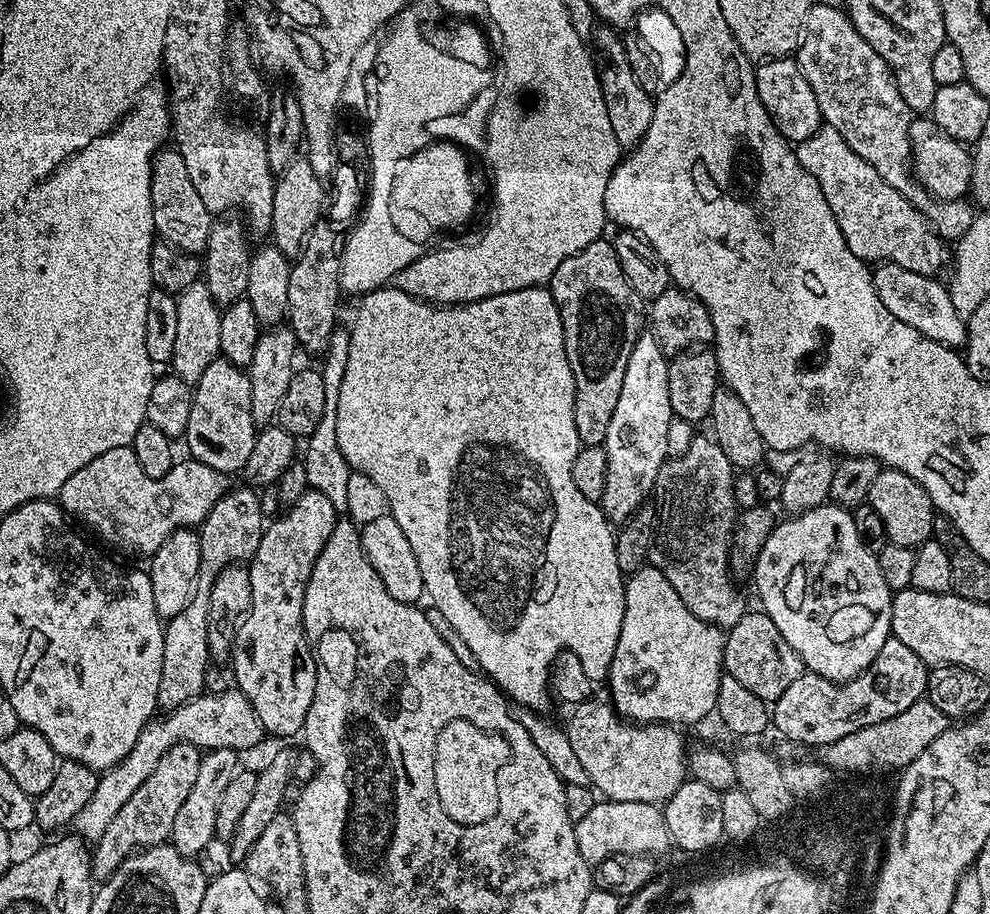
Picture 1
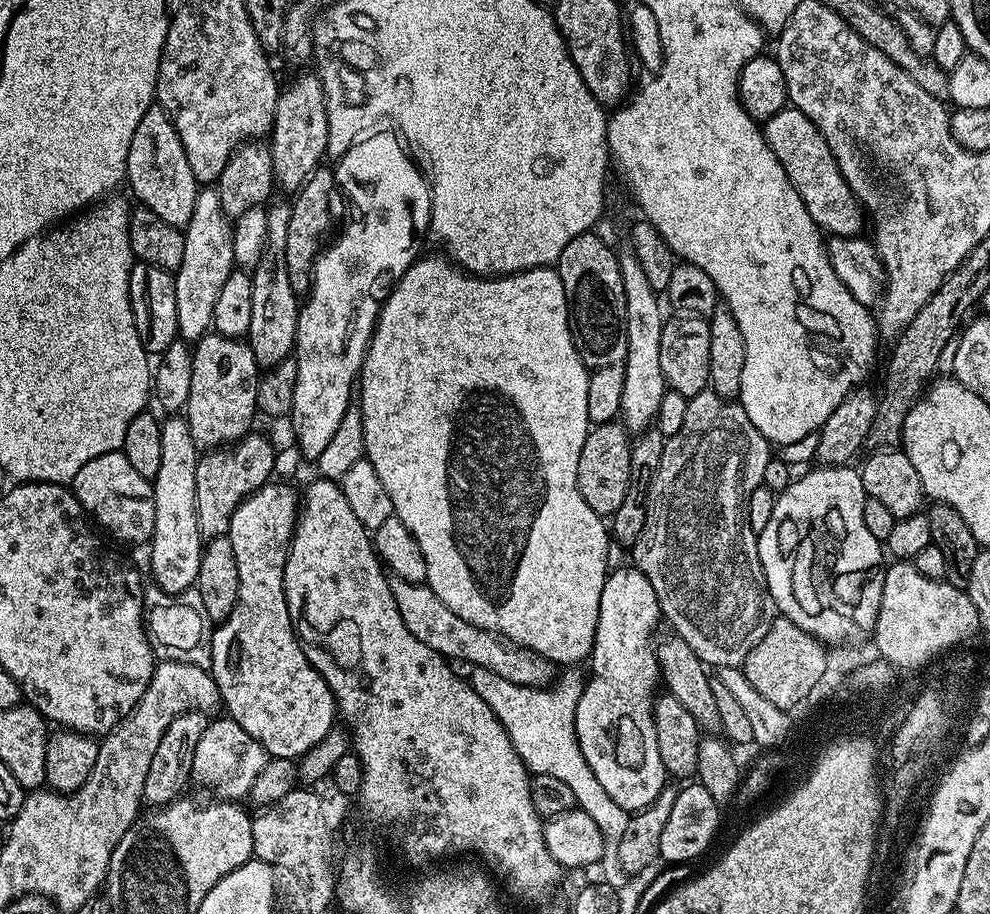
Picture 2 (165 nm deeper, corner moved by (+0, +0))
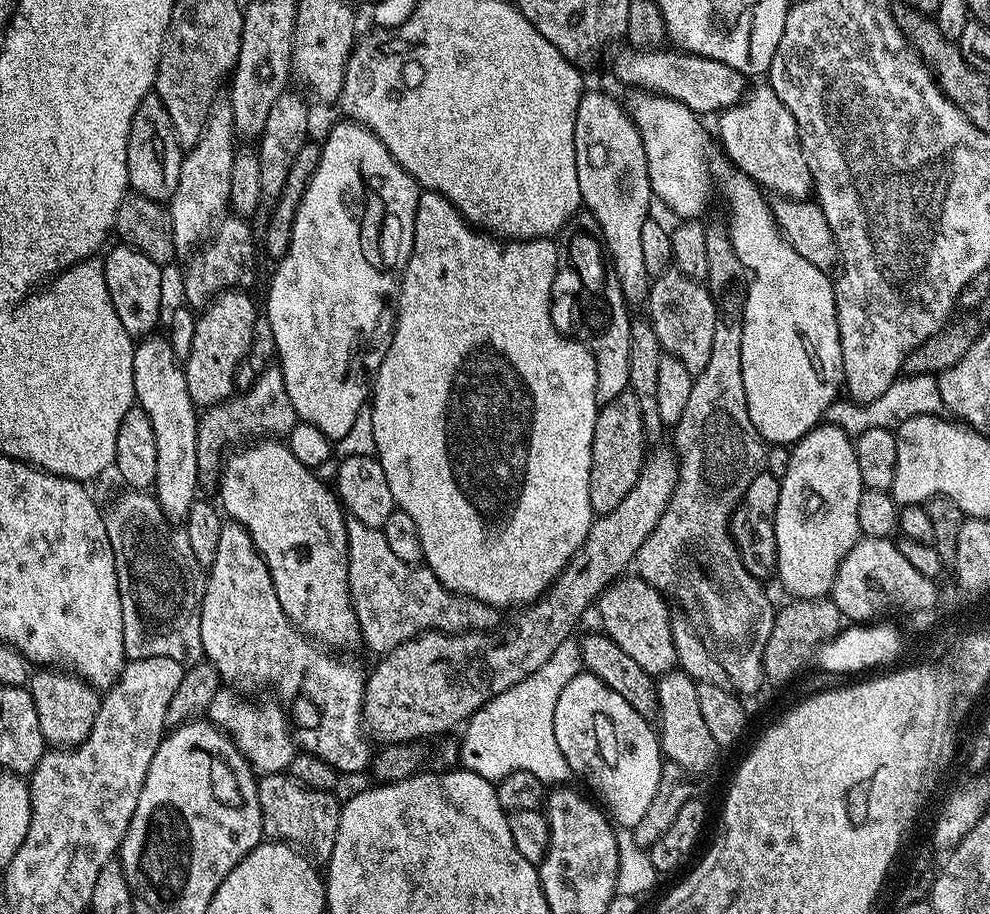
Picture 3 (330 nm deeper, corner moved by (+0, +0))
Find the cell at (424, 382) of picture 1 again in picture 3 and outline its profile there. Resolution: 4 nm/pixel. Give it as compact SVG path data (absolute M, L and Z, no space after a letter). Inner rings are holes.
M421 191L418 198L418 210L414 214L414 242L408 264L404 267L404 279L400 282L398 301L400 309L395 309L396 327L392 330L392 341L386 350L386 358L382 358L380 369L376 372L374 383L370 389L370 407L374 418L374 442L376 443L376 459L386 473L386 482L390 485L390 494L394 494L394 502L397 509L410 514L414 526L418 526L418 538L422 538L422 550L424 551L423 563L452 592L459 596L474 598L477 605L487 606L489 609L508 608L531 604L556 580L556 575L572 560L572 555L582 546L586 534L590 530L594 519L594 513L590 506L590 462L592 461L592 439L594 438L594 422L598 405L596 403L596 367L592 352L579 339L567 340L560 336L556 324L552 321L552 279L556 276L556 267L562 264L562 256L558 251L555 239L541 238L538 240L505 240L499 236L491 235L479 228L471 227L462 213L457 210L450 201L437 192Z

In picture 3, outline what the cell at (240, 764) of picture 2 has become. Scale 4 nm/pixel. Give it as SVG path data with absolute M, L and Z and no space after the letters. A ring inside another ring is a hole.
M228 686L221 687L210 702L206 713L207 719L236 743L238 750L252 765L253 772L266 776L283 773L298 751L285 709L275 699L247 700L236 692L239 691Z

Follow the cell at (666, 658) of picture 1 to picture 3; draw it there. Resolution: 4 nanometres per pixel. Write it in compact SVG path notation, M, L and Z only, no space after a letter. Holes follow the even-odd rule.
M581 671L558 697L554 736L570 770L600 795L607 815L617 825L636 828L660 781L662 753L657 729L639 716L622 694L614 694L606 682Z

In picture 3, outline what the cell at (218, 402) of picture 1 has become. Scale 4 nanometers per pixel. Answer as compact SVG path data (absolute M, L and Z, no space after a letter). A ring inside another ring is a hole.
M244 290L220 292L196 317L194 343L190 345L190 354L187 360L183 361L182 367L186 378L186 390L190 390L190 398L198 406L211 406L233 395L236 388L236 371L250 348L252 327L258 315L256 304L248 295L249 293Z

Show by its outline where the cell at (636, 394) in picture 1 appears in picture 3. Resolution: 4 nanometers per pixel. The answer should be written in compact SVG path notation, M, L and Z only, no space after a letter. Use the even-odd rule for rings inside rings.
M585 91L578 102L578 114L574 122L574 158L578 166L580 199L583 207L594 218L598 218L598 226L602 226L602 238L606 238L622 294L629 305L643 305L648 298L650 277L646 270L646 257L642 254L642 222L650 219L648 207L654 204L654 197L646 166L646 150L642 146L636 124L623 103L619 104L614 97L604 92Z

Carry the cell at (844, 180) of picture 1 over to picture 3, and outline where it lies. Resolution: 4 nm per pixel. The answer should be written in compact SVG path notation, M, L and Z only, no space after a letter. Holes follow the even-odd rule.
M770 84L751 87L743 99L719 113L717 120L718 142L733 167L785 200L806 200L813 195L810 166L806 166L806 154L802 154L794 114L786 110Z

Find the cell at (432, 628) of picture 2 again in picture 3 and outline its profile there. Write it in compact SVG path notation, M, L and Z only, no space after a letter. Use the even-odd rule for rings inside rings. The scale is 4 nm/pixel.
M349 519L347 521L346 534L348 535L348 589L350 590L350 598L352 599L352 605L354 606L354 614L356 615L356 621L360 627L360 638L363 647L368 647L370 651L376 652L375 654L383 654L394 650L402 642L406 642L410 638L419 636L422 632L475 632L483 629L485 626L493 623L491 611L485 610L483 607L477 605L474 598L469 596L459 596L457 592L452 592L446 586L442 586L442 582L438 582L438 578L430 571L423 563L419 564L407 564L401 562L398 557L390 551L390 546L386 542L383 531L374 526L366 526L366 522L358 522L357 520Z

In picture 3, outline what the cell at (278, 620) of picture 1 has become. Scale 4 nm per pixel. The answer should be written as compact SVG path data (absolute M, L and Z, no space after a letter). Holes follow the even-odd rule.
M225 522L222 526L218 550L204 581L200 633L204 660L214 665L225 685L249 684L252 688L260 688L263 684L269 684L277 692L275 695L279 703L290 717L294 739L303 751L322 758L334 766L337 773L363 772L371 765L373 745L368 745L367 735L360 736L364 722L365 669L360 669L352 660L343 660L340 657L343 655L333 654L317 646L300 629L294 627L286 610L282 610L282 602L278 602L278 594L274 594L274 582L266 562L241 524Z

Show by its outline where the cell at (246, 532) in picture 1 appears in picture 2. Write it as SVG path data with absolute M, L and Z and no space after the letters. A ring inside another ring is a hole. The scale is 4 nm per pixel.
M249 431L248 435L232 444L205 451L197 459L194 502L197 504L201 537L225 535L236 507L252 492L273 479L277 445L271 444L262 433L256 431Z

